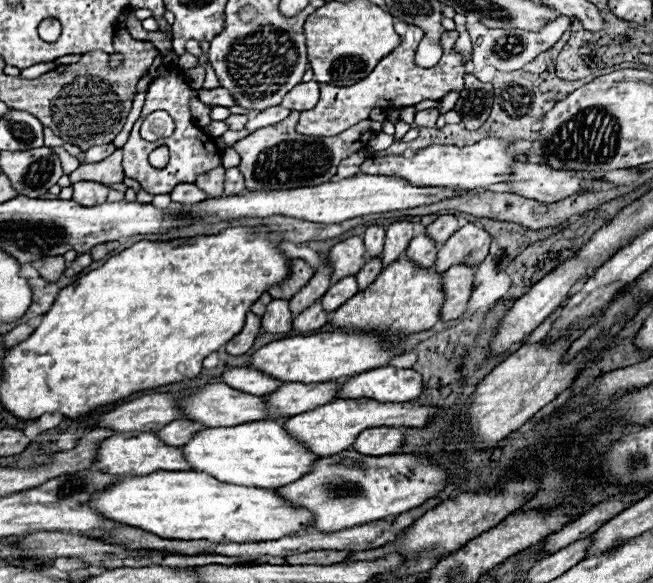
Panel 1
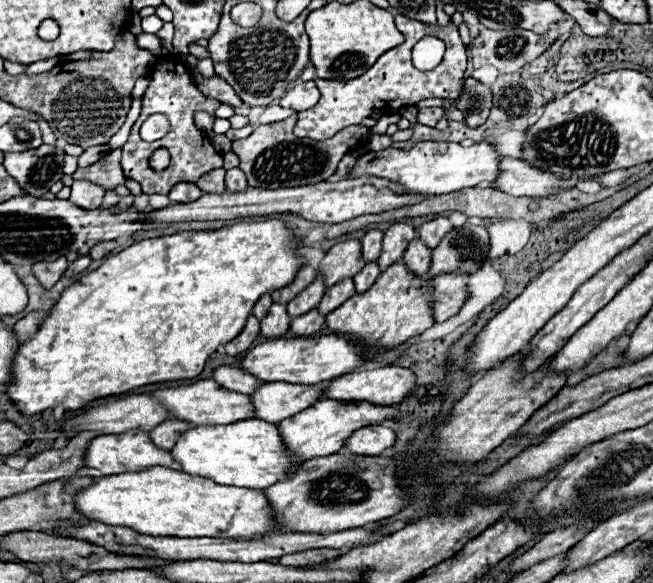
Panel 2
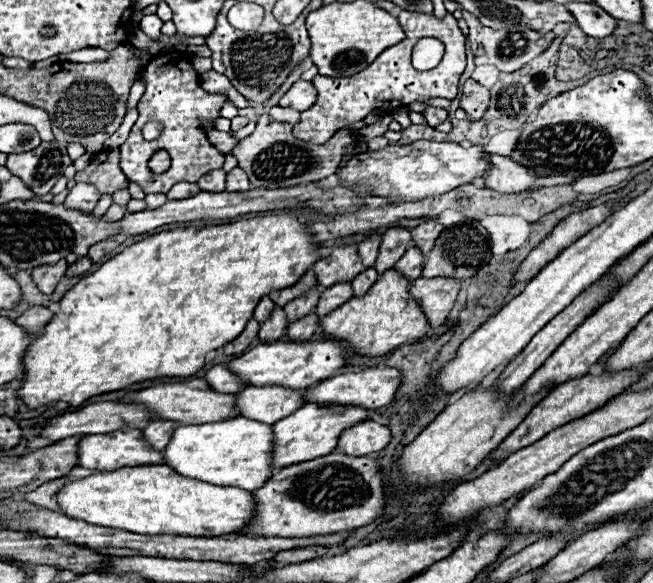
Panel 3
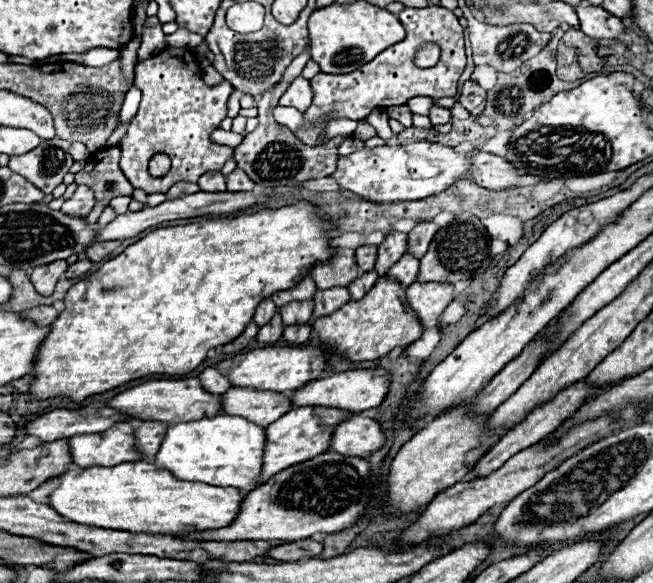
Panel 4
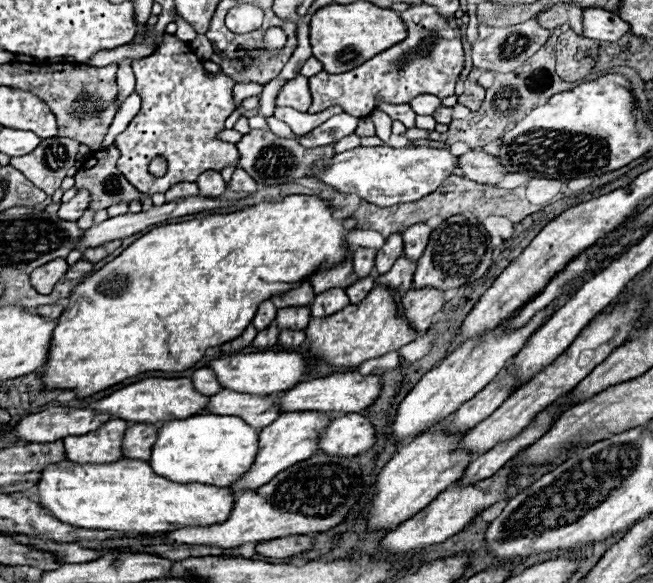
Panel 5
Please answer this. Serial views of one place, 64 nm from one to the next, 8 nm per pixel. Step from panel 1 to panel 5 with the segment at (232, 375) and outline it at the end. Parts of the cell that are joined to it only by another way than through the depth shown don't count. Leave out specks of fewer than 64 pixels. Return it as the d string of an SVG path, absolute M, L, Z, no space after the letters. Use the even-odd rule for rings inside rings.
M200 368L192 374L192 380L194 380L194 388L206 396L212 396L216 392L222 392L224 388L220 386L216 374L210 370L210 368Z

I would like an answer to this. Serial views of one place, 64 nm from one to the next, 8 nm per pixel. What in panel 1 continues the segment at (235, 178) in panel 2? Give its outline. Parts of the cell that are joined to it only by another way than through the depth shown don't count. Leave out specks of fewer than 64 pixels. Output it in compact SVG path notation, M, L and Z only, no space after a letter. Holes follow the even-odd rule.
M238 168L226 170L226 182L224 182L224 196L236 196L244 190L244 176Z

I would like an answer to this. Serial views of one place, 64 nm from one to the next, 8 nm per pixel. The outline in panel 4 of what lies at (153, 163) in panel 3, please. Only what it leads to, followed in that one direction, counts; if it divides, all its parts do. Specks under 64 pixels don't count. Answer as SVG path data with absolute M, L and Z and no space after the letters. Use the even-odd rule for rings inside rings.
M156 154L150 160L150 174L152 176L164 176L170 168L170 158L166 154Z

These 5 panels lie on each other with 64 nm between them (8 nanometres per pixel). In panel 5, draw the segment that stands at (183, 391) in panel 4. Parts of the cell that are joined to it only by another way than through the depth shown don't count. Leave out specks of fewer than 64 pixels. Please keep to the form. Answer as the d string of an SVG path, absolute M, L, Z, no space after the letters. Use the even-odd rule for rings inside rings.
M146 378L142 382L136 382L102 398L100 402L92 404L92 408L100 412L112 412L116 418L122 418L126 422L140 422L140 420L164 422L164 420L184 420L188 416L202 414L208 402L210 398L200 394L190 378Z

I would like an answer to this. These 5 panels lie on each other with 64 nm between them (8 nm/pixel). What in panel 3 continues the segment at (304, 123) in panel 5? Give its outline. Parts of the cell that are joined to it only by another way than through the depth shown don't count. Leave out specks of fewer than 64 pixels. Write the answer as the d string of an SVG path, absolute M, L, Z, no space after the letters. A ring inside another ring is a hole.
M274 106L268 110L268 116L276 122L288 122L288 124L296 124L300 120L300 112L294 108L282 108L282 106Z

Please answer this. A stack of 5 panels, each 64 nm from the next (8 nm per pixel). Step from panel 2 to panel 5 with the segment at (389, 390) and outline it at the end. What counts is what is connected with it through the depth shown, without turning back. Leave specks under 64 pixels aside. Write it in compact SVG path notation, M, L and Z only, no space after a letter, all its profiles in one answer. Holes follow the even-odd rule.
M342 372L326 378L314 378L308 382L300 382L290 392L280 394L278 402L282 412L300 412L300 410L318 410L318 412L362 412L372 406L382 390L380 376L360 374L360 372Z

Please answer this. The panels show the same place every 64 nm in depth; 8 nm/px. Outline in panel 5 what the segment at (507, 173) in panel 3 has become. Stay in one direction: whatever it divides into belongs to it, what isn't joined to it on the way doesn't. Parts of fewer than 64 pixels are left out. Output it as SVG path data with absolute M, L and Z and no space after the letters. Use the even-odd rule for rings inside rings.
M470 150L460 156L460 172L468 180L490 186L496 186L506 176L506 172L500 172L500 160L484 150Z

